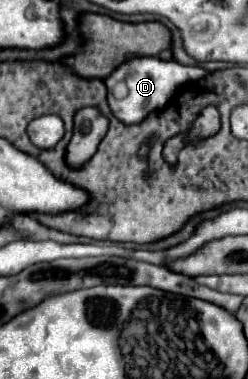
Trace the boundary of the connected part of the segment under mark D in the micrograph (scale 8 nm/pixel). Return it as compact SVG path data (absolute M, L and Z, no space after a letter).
M135 57L133 61L119 65L119 69L115 69L105 79L105 85L109 89L109 107L119 121L125 121L127 125L131 125L131 123L145 119L153 109L163 107L179 85L183 85L187 81L203 79L207 75L211 75L211 71L207 71L203 67L181 65L177 61L163 61L163 59L155 59L155 57Z

